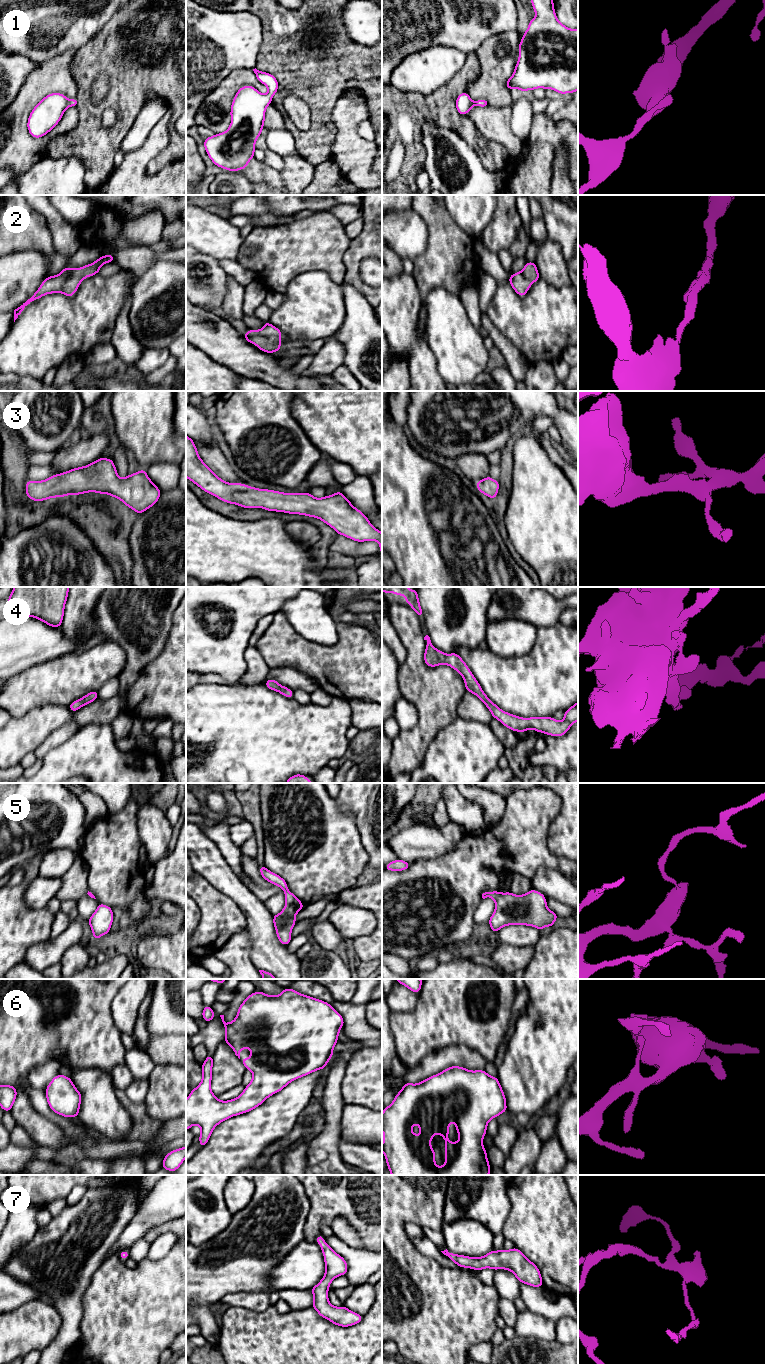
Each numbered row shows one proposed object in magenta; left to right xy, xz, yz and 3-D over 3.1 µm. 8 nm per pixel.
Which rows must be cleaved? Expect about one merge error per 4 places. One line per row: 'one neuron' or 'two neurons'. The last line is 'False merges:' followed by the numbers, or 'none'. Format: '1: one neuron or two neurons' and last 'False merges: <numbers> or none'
1: one neuron
2: one neuron
3: one neuron
4: one neuron
5: one neuron
6: one neuron
7: one neuron
False merges: none

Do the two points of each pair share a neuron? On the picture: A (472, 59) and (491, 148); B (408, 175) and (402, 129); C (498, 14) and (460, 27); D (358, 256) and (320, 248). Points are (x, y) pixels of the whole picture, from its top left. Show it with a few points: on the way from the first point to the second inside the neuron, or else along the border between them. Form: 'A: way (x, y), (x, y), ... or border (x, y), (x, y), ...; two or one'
A: way (459, 83), (450, 92), (450, 113), (467, 130); one
B: way (411, 164), (411, 140); one
C: way (489, 14), (473, 14), (469, 18); one
D: border (351, 239), (343, 256), (344, 277); two

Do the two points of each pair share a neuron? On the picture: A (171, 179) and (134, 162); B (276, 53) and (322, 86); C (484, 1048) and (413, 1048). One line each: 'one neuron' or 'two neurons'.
A: one neuron
B: one neuron
C: one neuron

